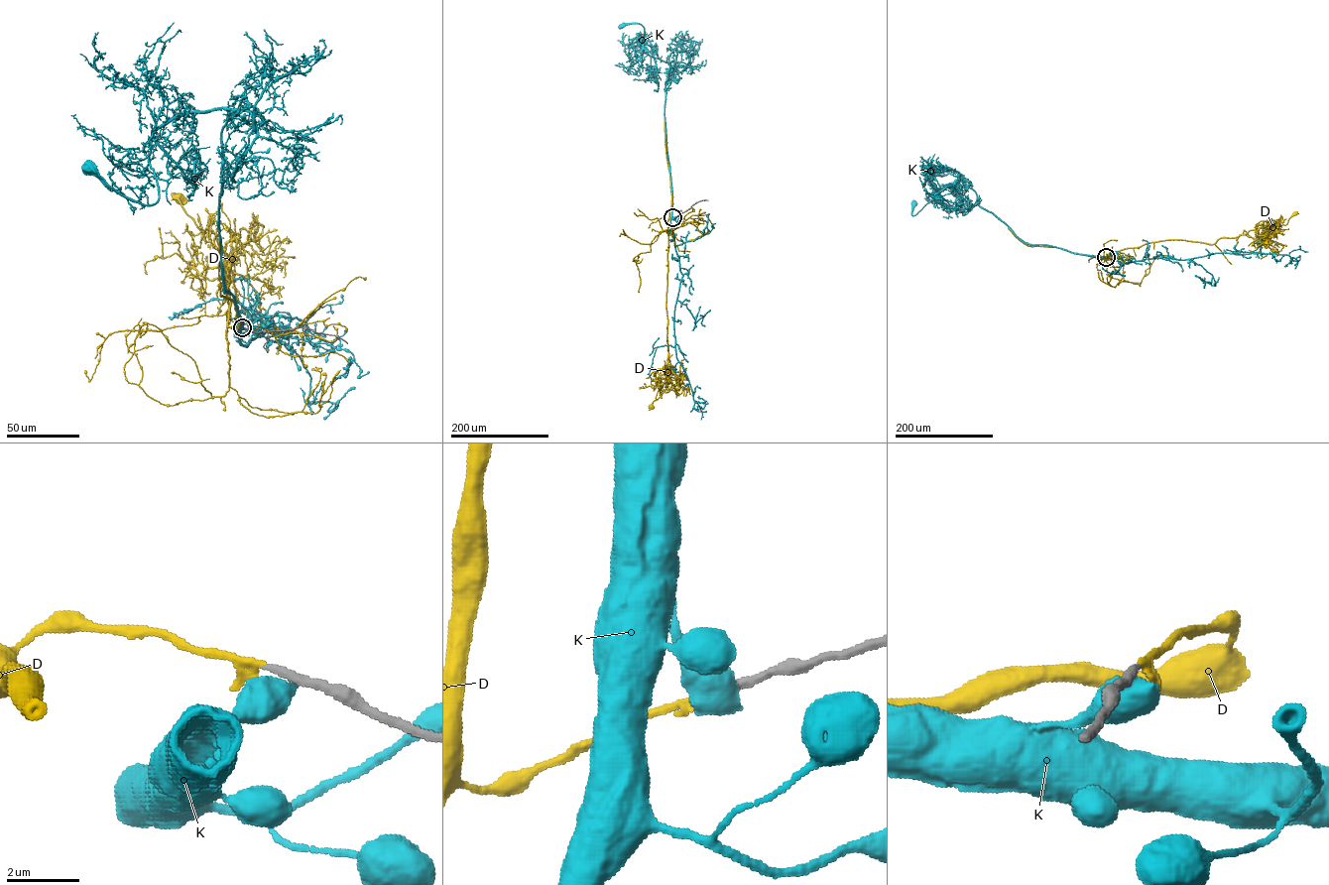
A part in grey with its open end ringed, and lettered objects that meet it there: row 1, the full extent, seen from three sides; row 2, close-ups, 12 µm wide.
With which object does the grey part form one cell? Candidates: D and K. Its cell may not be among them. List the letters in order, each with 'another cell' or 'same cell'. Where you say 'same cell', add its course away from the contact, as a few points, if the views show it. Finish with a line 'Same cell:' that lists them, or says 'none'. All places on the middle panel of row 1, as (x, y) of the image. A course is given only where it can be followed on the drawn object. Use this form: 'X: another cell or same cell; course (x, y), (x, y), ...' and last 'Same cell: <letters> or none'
D: same cell; course (672, 217), (667, 224), (666, 386), (651, 407)
K: another cell
Same cell: D

